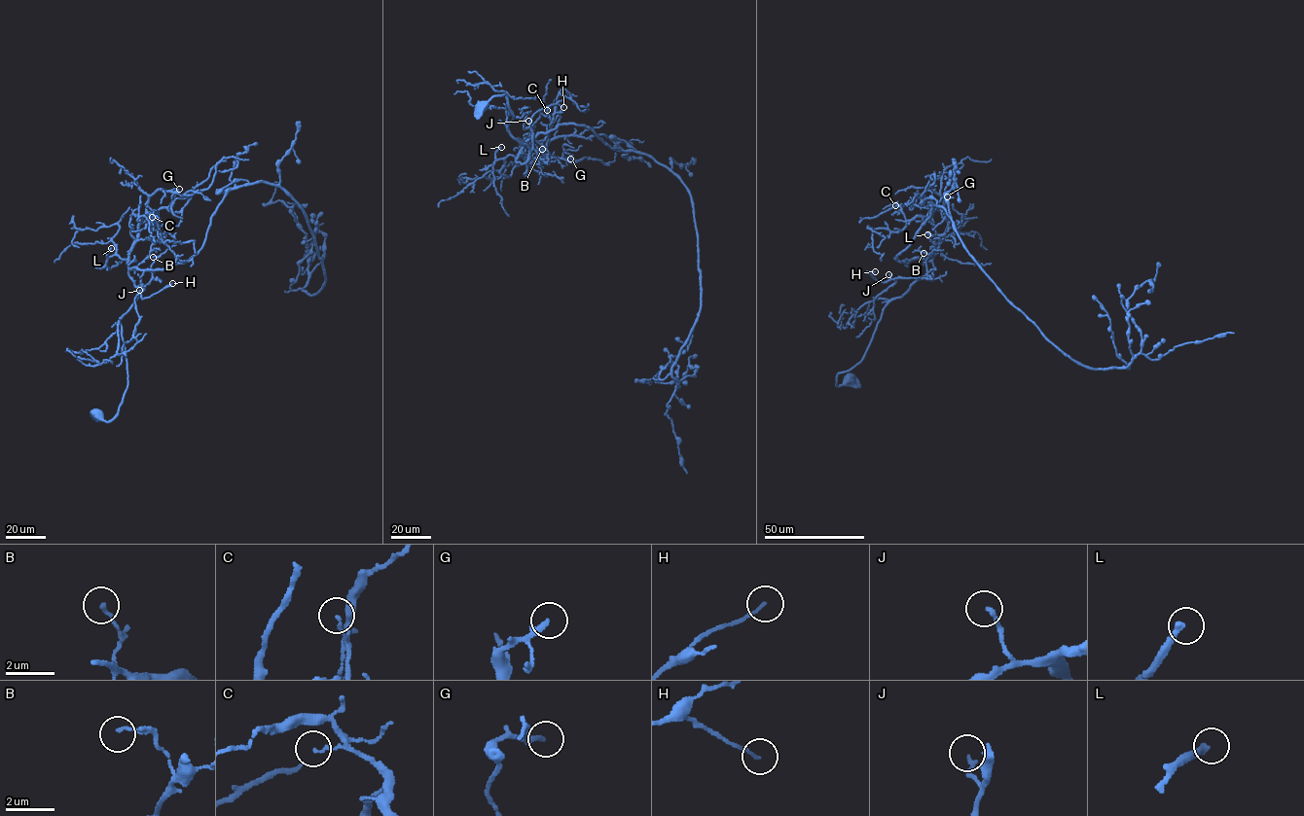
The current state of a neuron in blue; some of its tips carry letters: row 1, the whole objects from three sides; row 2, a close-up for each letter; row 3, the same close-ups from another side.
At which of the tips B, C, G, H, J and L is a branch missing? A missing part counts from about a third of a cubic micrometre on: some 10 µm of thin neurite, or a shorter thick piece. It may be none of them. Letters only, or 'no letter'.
no letter

